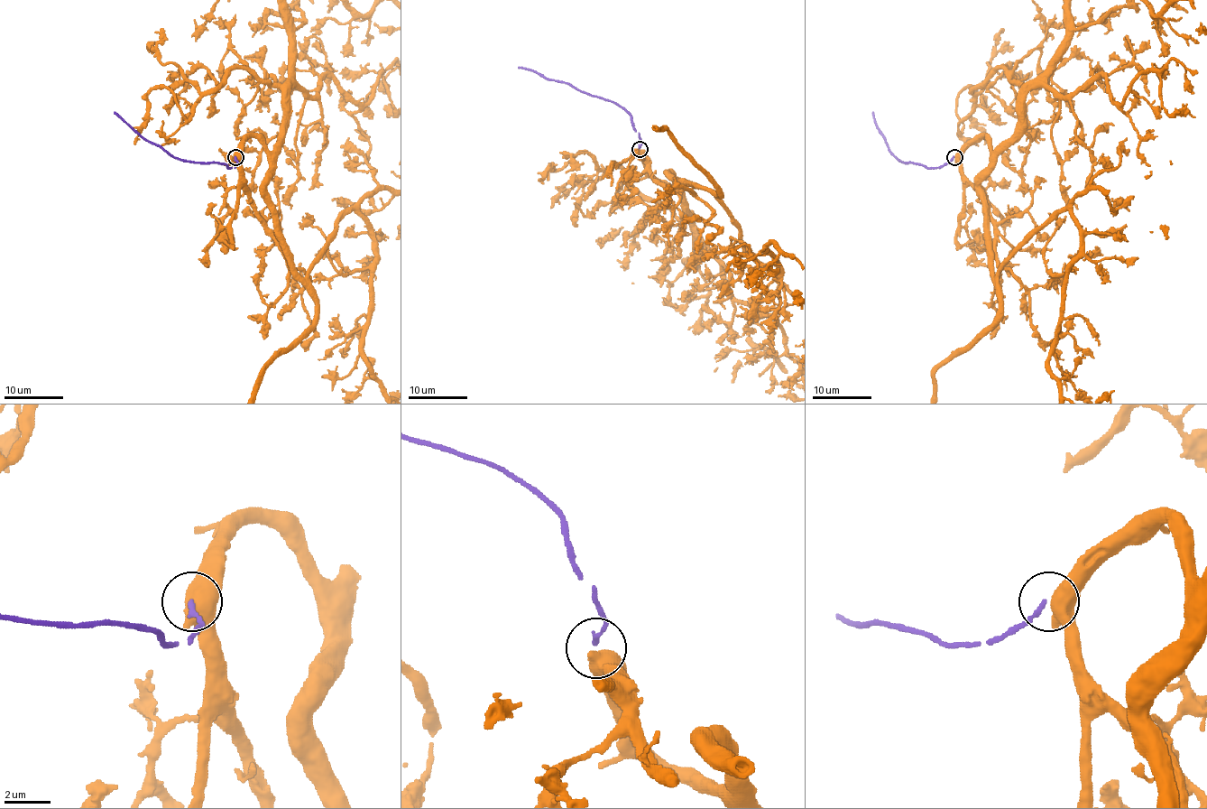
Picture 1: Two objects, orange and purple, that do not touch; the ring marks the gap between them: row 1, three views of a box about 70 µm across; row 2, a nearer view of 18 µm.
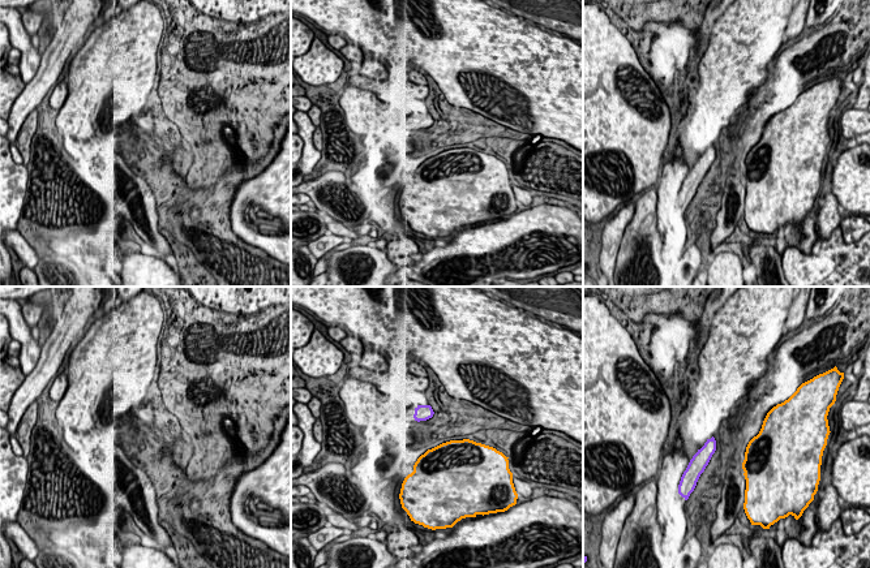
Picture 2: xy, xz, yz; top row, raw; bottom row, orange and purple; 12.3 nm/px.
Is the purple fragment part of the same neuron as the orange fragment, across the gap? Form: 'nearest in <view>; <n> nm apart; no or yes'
nearest in xz; 360 nm apart; no

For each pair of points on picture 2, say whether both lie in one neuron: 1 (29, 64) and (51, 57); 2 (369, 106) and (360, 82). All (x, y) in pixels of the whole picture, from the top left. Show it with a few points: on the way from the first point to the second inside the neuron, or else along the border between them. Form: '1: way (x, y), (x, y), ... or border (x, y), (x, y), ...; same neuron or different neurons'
1: border (42, 55), (35, 74), (25, 84); different neurons
2: border (346, 81), (361, 89); different neurons

